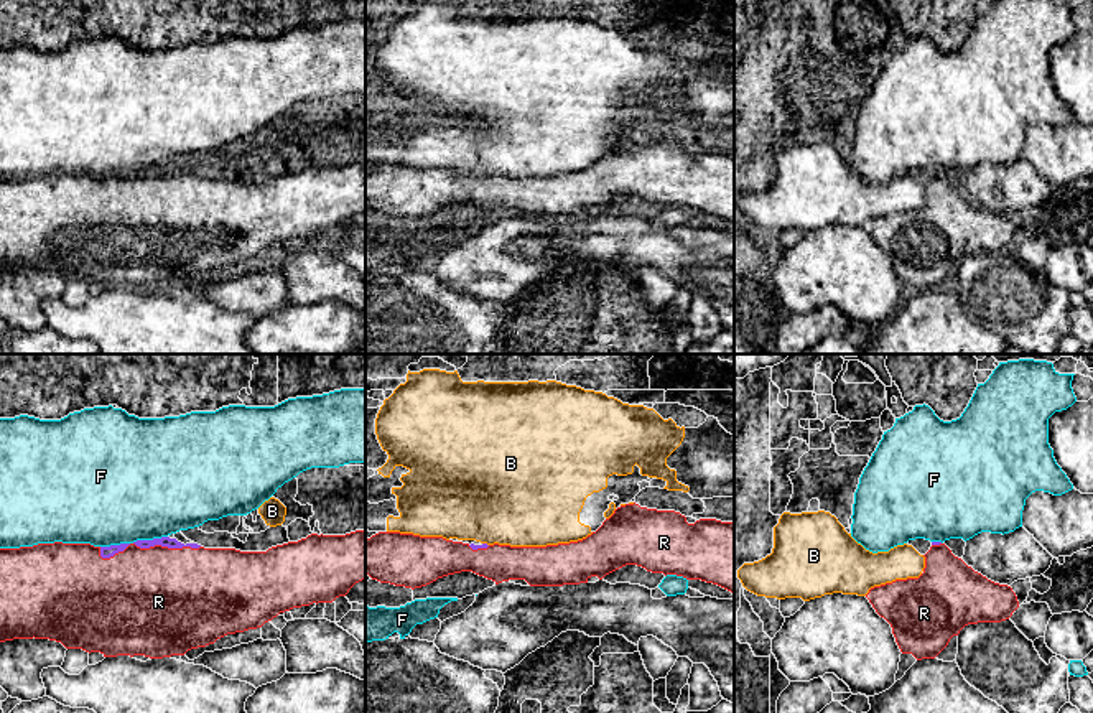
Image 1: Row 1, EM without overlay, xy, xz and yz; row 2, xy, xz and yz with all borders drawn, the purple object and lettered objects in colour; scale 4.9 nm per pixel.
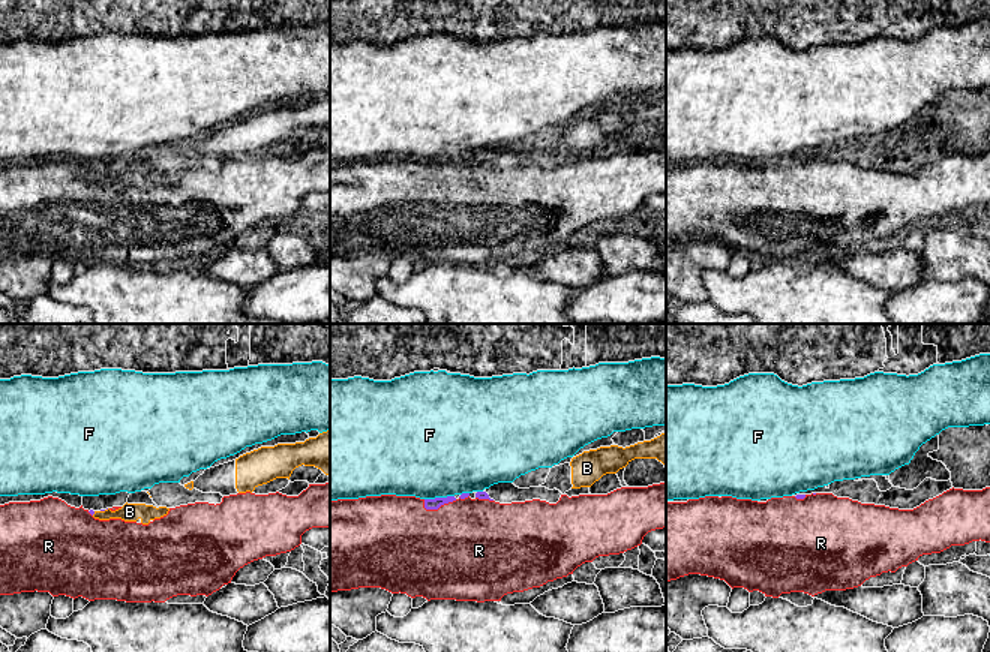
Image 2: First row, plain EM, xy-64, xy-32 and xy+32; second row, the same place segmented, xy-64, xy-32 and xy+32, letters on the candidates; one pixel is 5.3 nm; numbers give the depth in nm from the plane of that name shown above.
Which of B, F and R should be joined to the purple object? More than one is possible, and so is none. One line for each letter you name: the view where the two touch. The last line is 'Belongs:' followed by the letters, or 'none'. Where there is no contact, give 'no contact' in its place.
R: contact in xy
Belongs: R

